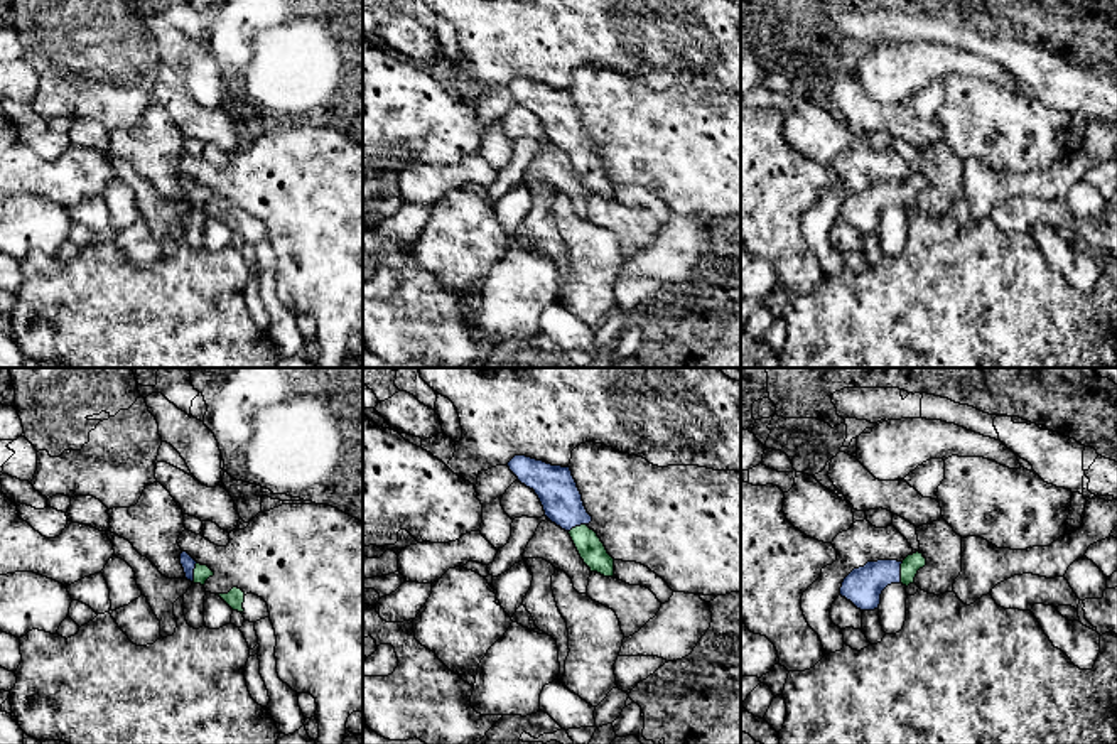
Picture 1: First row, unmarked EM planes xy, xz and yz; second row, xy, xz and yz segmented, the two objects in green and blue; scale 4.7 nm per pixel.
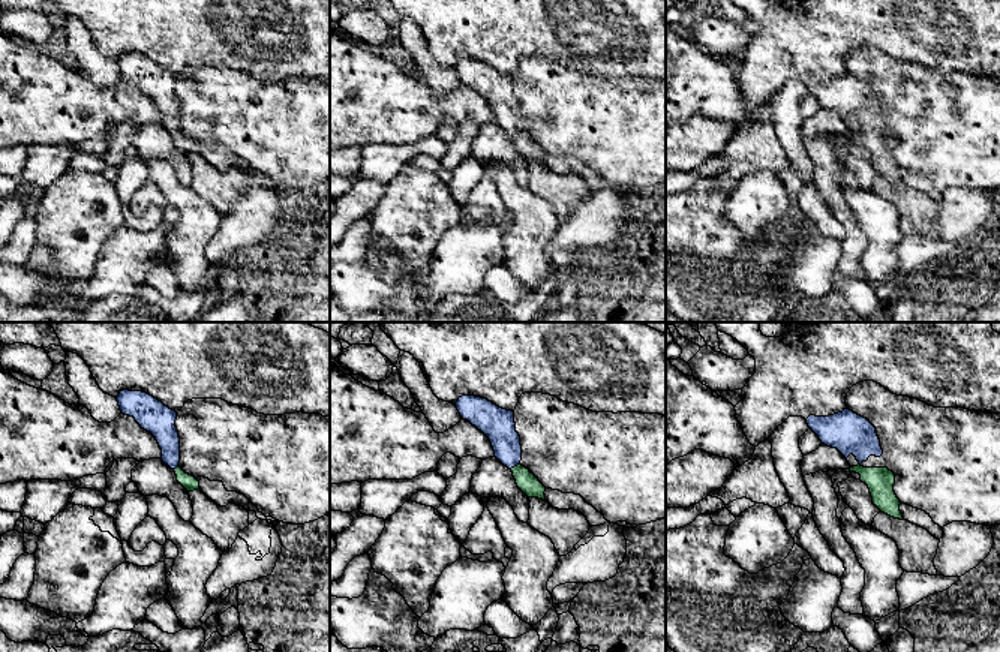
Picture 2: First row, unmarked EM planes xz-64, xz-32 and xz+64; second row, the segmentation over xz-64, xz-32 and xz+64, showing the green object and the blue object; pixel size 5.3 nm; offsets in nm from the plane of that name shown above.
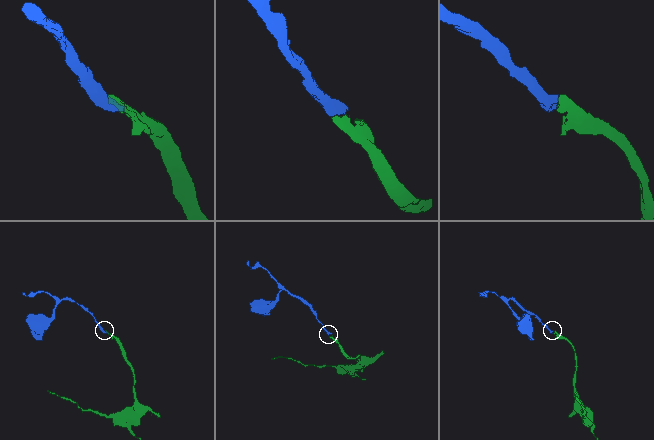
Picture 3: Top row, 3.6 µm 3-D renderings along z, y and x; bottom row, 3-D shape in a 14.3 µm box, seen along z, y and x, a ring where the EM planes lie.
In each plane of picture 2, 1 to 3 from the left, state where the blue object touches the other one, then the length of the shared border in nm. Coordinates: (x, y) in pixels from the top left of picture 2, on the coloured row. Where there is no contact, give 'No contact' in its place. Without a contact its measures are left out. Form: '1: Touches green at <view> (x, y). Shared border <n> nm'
1: Touches green at xz-64 (176, 468). Shared border 40 nm
2: Touches green at xz-32 (514, 466). Shared border 60 nm
3: No contact

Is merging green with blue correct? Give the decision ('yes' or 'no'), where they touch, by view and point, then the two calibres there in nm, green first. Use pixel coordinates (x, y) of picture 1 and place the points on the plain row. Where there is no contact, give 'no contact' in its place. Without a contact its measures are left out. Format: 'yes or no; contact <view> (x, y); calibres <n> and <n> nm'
yes; contact yz (901, 194); calibres 90 and 180 nm

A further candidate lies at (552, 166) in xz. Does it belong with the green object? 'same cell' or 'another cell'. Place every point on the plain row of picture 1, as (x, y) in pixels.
another cell

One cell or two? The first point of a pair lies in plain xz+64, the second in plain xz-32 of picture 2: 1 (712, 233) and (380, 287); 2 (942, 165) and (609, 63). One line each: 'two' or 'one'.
1: one
2: two

